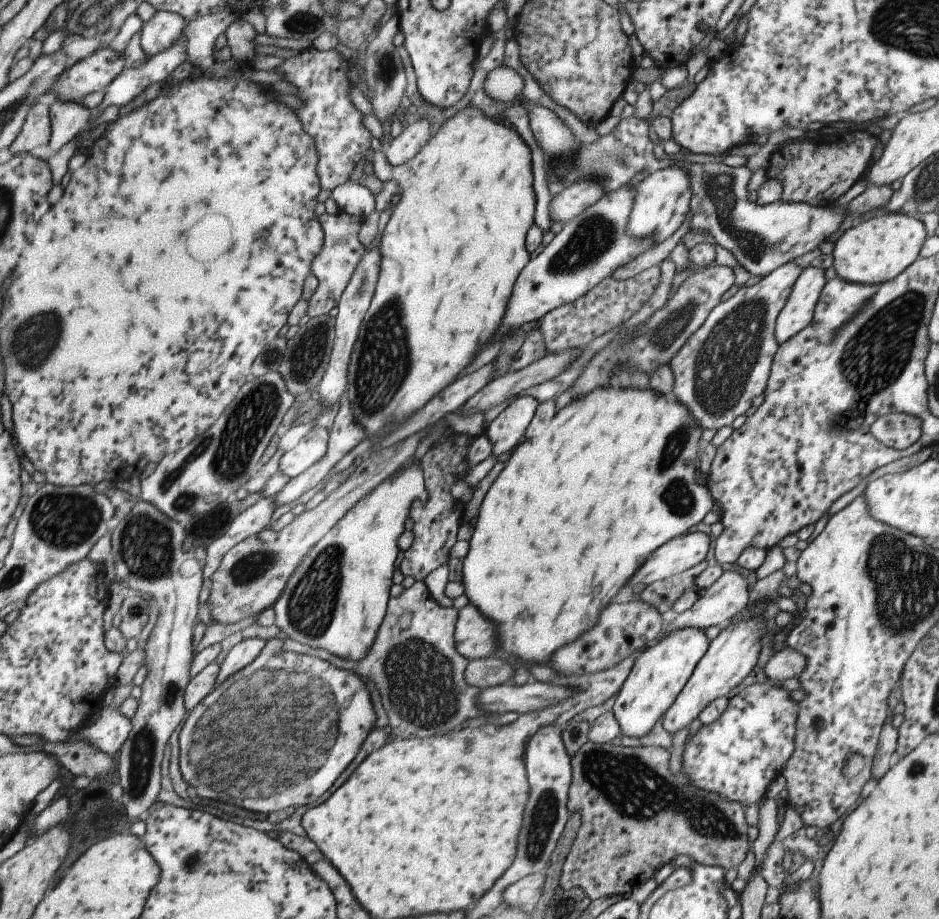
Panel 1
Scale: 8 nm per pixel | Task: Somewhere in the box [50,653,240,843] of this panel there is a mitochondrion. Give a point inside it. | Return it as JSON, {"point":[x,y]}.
{"point":[141,759]}

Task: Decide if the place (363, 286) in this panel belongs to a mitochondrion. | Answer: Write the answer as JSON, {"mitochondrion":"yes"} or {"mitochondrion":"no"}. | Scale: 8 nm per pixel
{"mitochondrion":"yes"}

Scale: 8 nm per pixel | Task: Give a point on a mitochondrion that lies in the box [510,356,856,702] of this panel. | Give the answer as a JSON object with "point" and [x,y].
{"point":[677,495]}

